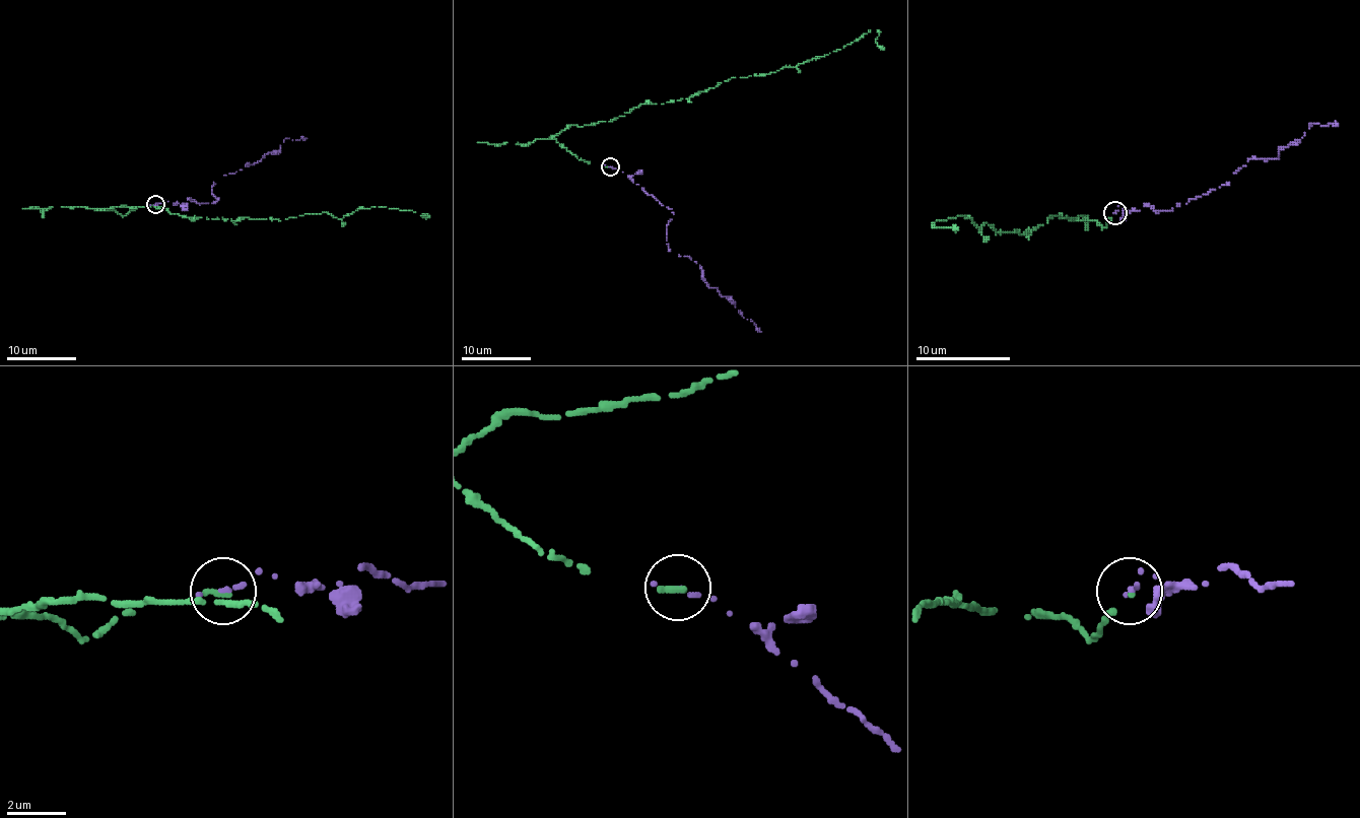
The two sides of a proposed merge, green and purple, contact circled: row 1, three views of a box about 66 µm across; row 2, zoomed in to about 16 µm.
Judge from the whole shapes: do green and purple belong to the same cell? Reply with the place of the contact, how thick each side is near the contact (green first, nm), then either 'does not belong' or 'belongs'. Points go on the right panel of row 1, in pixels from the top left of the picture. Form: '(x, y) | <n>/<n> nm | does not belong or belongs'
(1115, 212) | 240/200 nm | belongs

